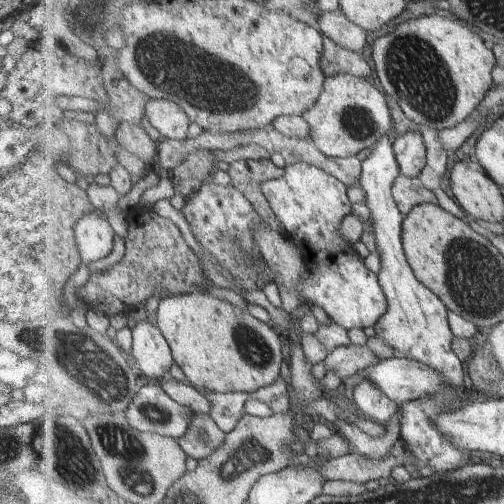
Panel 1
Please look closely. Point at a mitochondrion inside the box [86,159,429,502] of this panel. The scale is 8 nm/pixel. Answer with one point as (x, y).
(117, 440)

